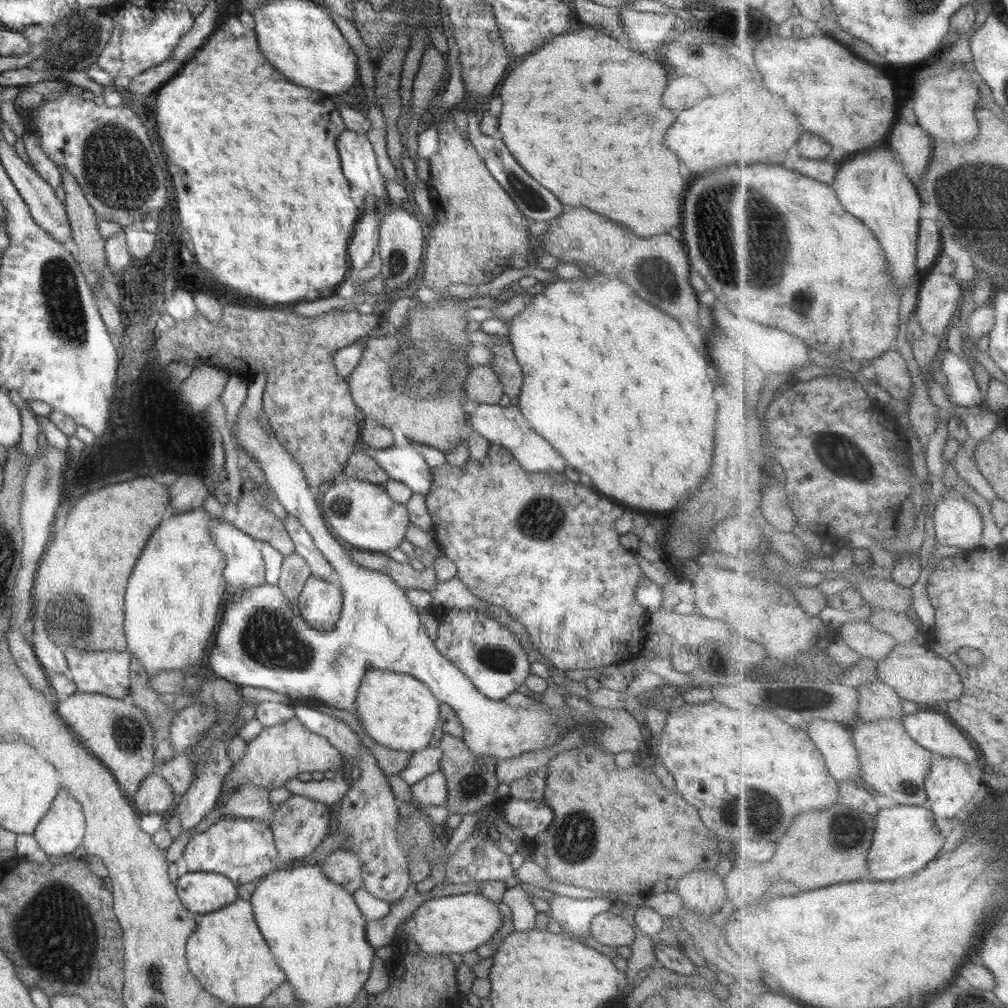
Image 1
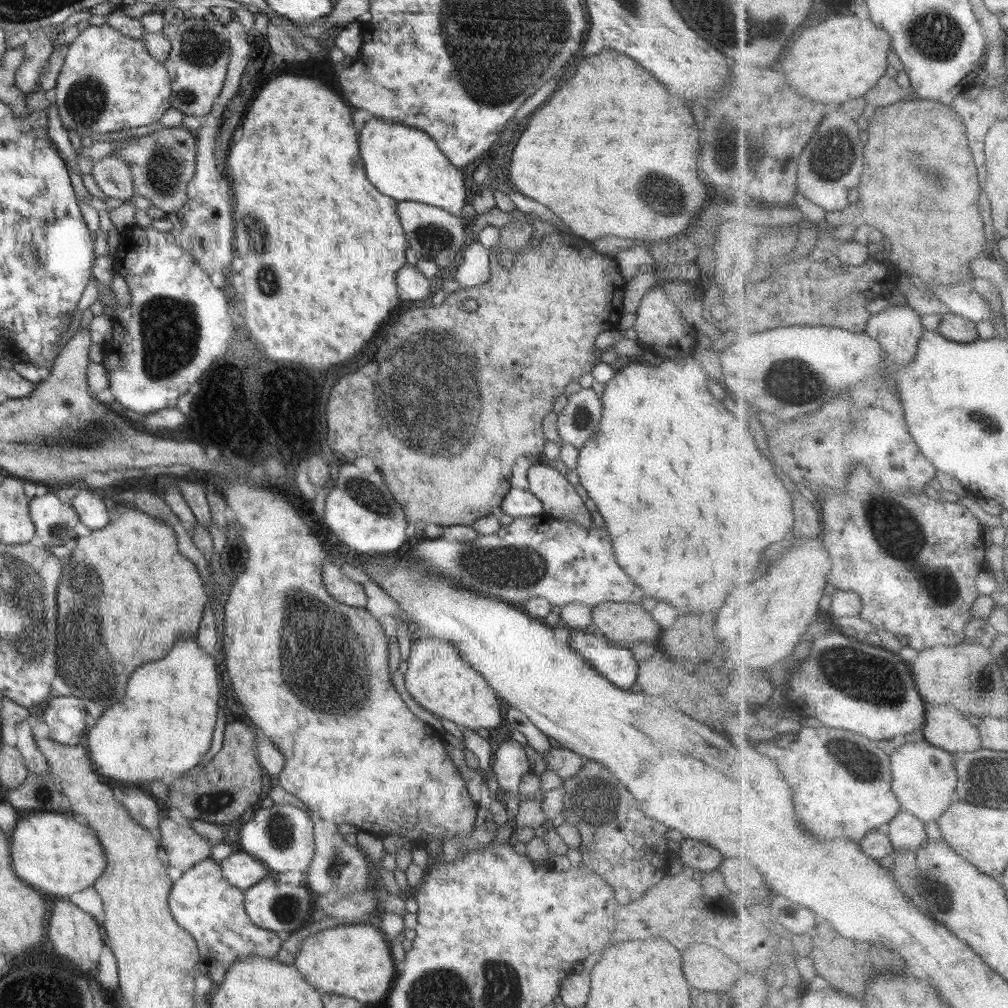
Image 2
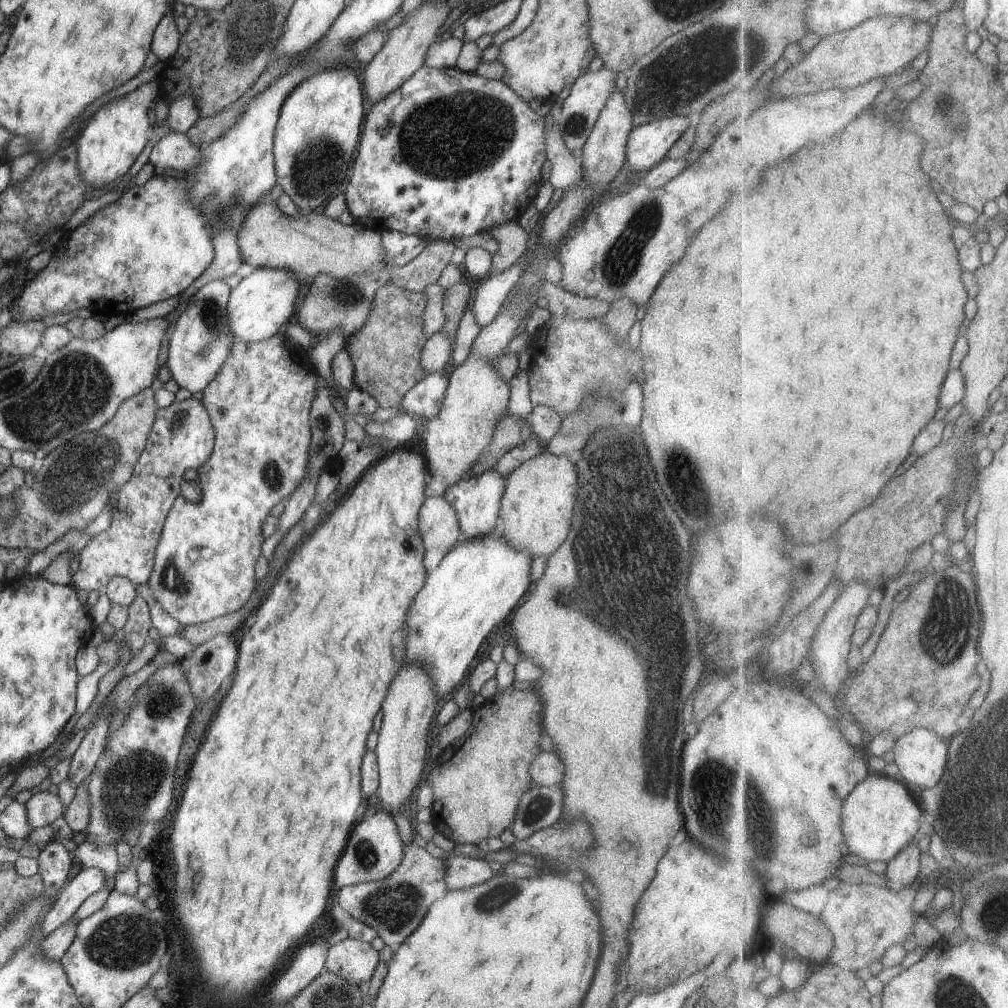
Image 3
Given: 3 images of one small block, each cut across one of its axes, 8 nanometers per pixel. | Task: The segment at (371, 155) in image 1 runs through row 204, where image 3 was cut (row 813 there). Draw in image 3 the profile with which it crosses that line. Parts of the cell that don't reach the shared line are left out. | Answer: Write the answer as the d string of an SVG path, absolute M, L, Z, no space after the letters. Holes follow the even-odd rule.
M381 809L372 818L364 818L362 822L358 822L356 828L353 828L348 846L342 852L342 858L334 870L336 888L384 880L402 862L402 850L404 844L392 815Z

